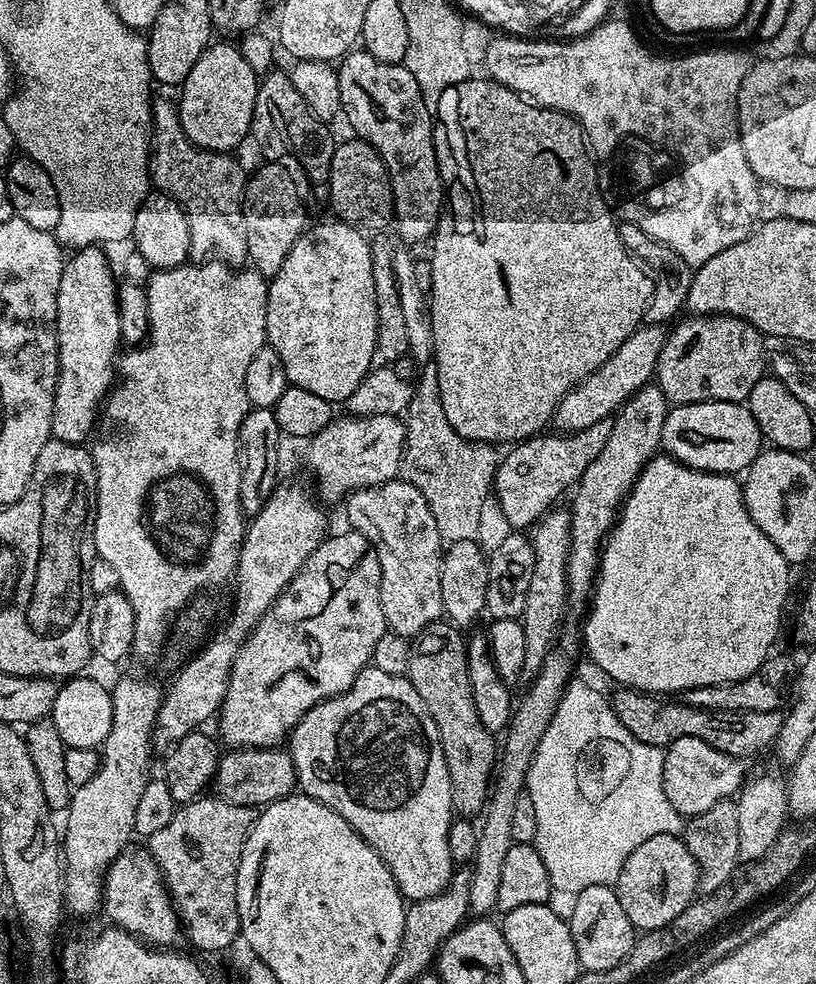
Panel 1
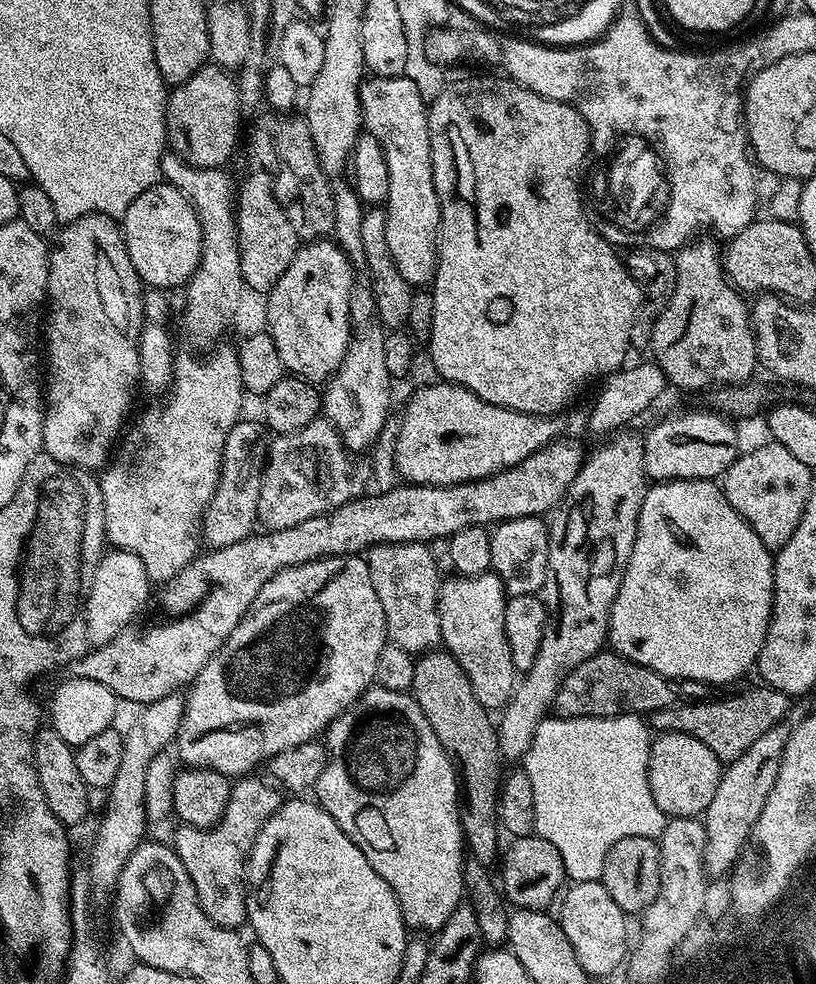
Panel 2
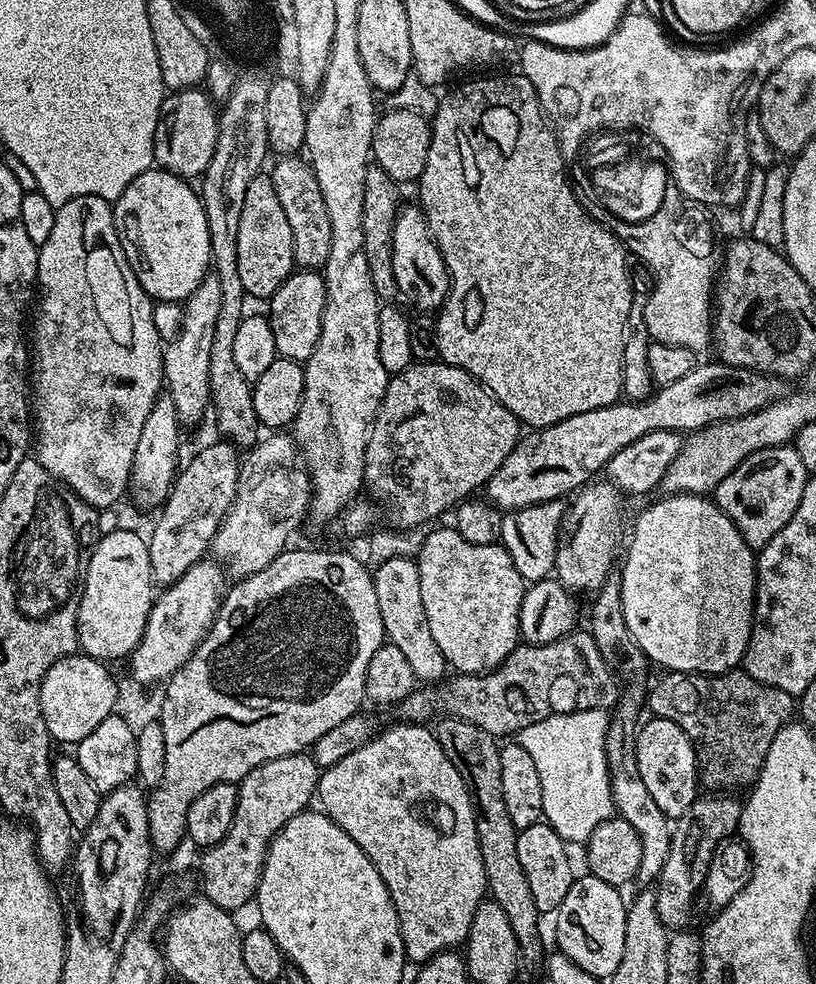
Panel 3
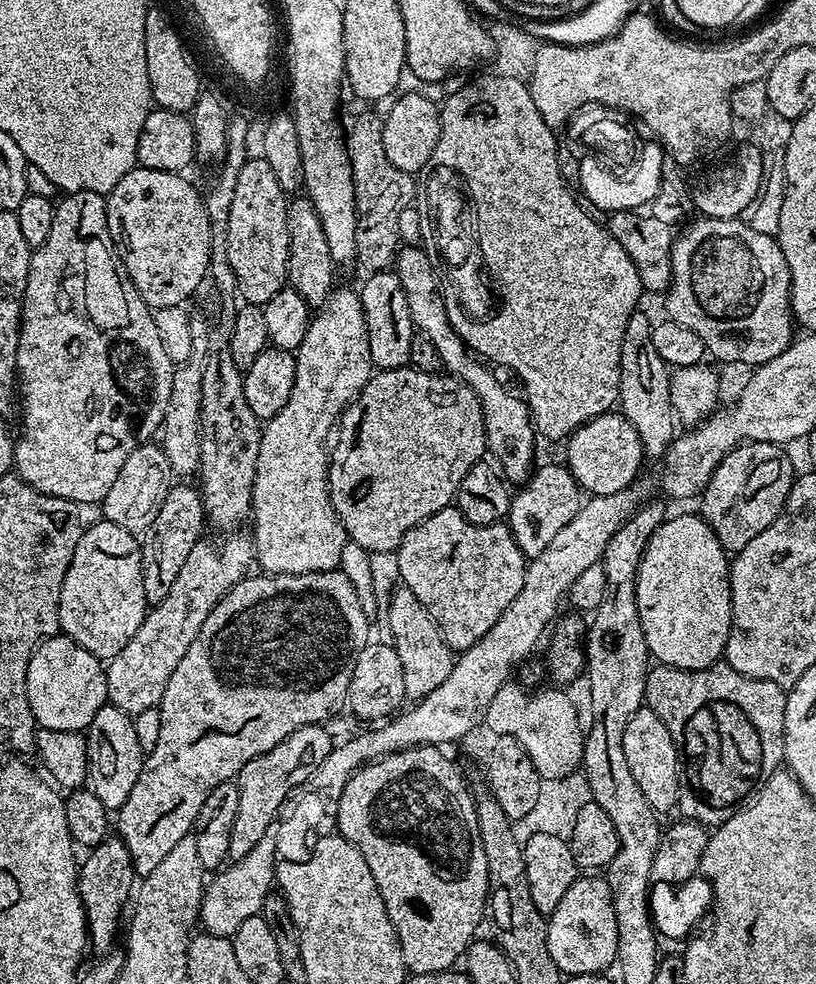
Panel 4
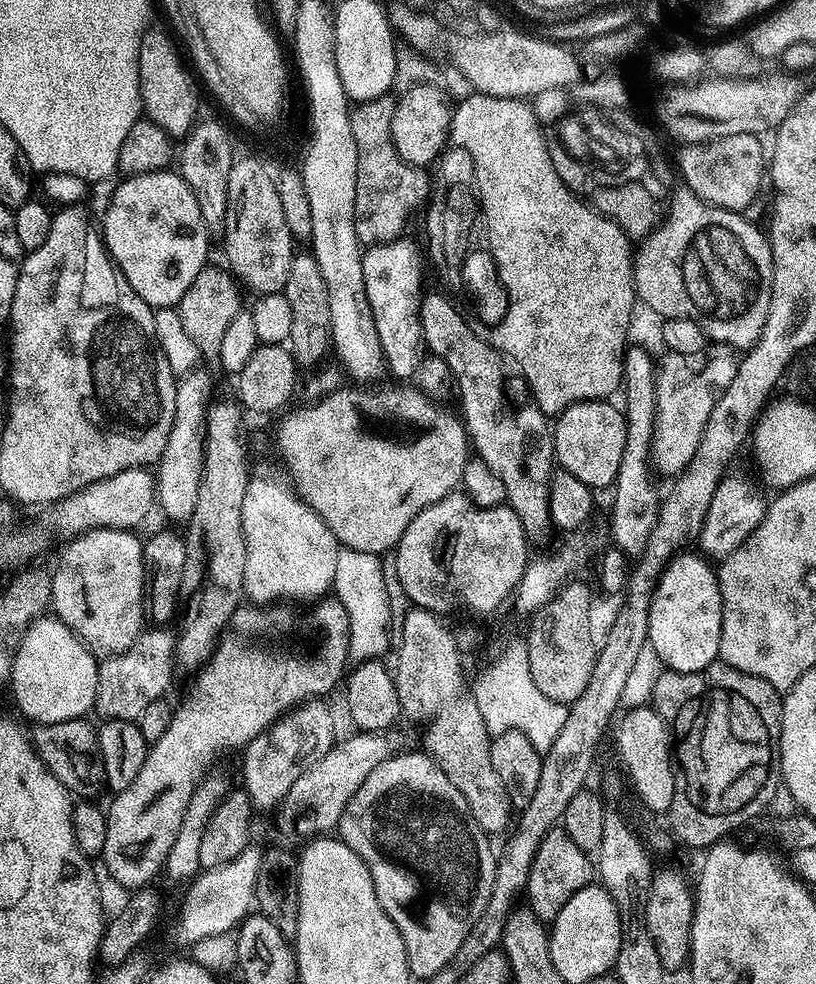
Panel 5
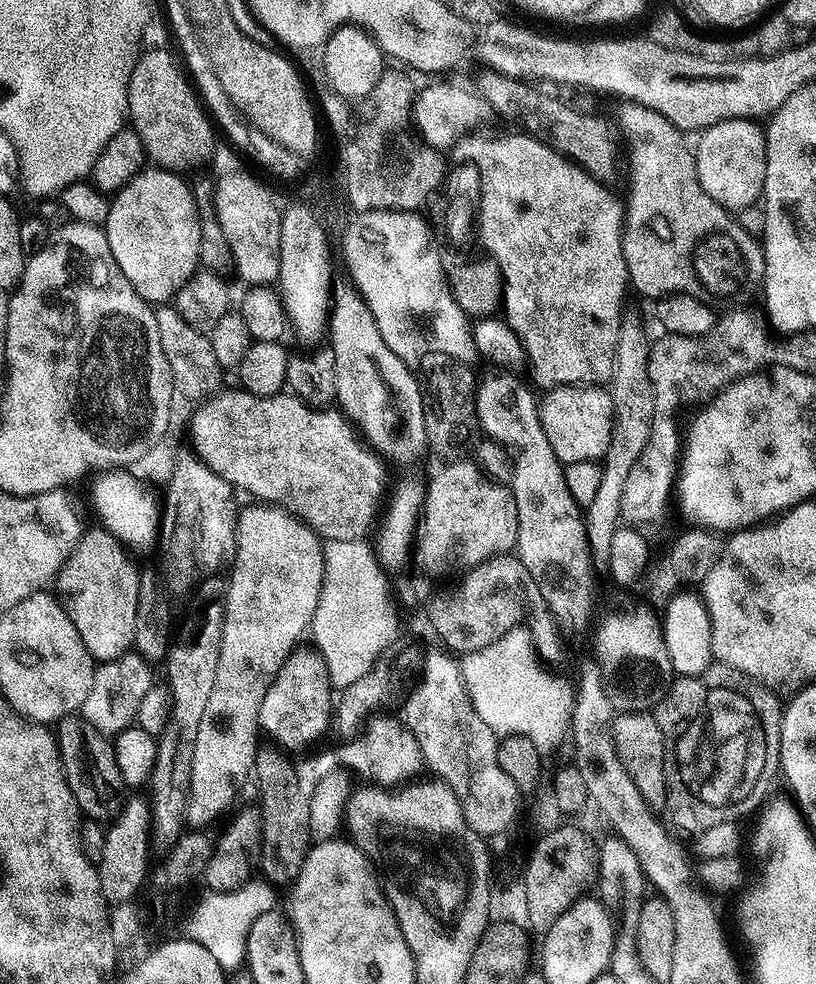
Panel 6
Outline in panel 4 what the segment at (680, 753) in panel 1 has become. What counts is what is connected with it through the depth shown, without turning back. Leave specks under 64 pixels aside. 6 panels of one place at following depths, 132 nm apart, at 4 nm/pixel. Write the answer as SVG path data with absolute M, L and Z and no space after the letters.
M642 706L626 722L626 734L622 734L622 750L626 753L626 763L634 774L634 782L638 782L646 802L658 814L665 814L677 807L682 791L682 757L676 747L674 738L670 738L670 730L666 722L653 708Z

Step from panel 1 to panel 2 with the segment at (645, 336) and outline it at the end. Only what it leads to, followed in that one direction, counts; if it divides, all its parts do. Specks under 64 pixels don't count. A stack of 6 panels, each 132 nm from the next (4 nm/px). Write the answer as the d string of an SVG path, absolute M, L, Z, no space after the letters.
M435 382L420 388L408 400L400 428L395 429L394 457L399 479L410 484L430 486L450 486L469 484L472 480L485 480L495 472L504 472L518 462L530 458L551 440L561 439L564 424L559 415L532 416L529 412L516 412L513 408L503 408L487 404L478 394L457 384Z

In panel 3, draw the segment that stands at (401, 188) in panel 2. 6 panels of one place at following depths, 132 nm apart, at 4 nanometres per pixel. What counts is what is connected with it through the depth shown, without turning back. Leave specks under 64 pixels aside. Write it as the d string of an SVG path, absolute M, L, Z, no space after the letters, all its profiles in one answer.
M419 206L401 207L394 222L392 235L392 261L394 262L394 278L396 291L401 297L405 296L412 304L417 304L417 309L439 309L445 303L444 299L450 296L450 277L448 267L444 265L444 256L440 253L428 219L424 217L424 209Z

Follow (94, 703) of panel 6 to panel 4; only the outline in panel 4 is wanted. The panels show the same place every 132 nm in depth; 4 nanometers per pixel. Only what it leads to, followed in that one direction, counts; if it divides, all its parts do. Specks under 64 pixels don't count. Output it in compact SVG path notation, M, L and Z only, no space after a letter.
M232 534L227 537L225 544L207 544L207 539L200 539L190 550L186 562L182 562L182 570L178 570L178 578L164 593L162 602L151 605L147 616L144 617L142 626L138 626L138 634L118 650L113 660L106 664L106 690L108 691L107 703L113 704L118 710L127 712L134 717L142 710L150 710L159 705L162 694L166 690L166 682L170 682L170 674L178 670L178 662L186 658L186 650L190 650L190 642L198 638L198 630L202 630L202 622L212 613L212 608L222 597L227 594L236 583L249 575L254 564L254 544L251 539Z

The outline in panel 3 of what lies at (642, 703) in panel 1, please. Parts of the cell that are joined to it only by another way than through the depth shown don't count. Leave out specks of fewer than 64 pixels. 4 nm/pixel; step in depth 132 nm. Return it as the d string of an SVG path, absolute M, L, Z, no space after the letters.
M743 670L715 674L665 671L663 675L653 686L648 704L646 700L647 711L649 708L653 717L661 716L670 722L678 722L678 726L686 730L686 734L696 745L696 763L700 765L701 785L708 790L747 789L760 773L766 750L770 750L770 742L774 742L774 734L778 734L778 730L782 730L782 726L793 719L793 696L786 694L786 690L758 682L758 678L750 678L750 674Z

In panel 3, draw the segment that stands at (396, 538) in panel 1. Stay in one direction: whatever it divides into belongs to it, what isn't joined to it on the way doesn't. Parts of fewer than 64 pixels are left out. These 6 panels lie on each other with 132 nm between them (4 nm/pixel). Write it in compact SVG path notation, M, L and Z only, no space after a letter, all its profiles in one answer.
M406 556L382 562L374 568L372 581L374 594L378 594L378 614L382 614L387 643L402 650L417 681L439 681L443 677L440 675L446 672L446 665L442 650L438 650L438 642L434 642L434 634L430 634L430 622L426 618L426 606L422 606L422 586L418 586L418 566L415 559Z

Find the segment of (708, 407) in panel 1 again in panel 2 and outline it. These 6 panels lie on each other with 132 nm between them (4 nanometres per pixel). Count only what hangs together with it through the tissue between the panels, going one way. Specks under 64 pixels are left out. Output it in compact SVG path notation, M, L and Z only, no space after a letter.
M716 410L684 412L653 426L644 436L644 472L649 481L716 480L741 455L740 436L727 415Z

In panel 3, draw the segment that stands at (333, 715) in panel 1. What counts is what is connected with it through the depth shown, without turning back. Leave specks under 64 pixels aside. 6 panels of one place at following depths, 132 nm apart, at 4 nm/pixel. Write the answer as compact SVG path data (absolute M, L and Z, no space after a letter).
M407 722L395 723L390 725L385 732L383 729L379 734L373 736L366 742L366 746L354 750L354 754L346 754L346 758L342 758L342 762L323 769L320 773L320 782L316 785L316 796L318 804L320 800L319 807L324 815L330 817L342 830L346 830L346 834L350 834L350 838L354 838L354 842L367 854L370 862L374 862L382 882L386 882L386 886L390 890L390 898L394 902L394 910L398 914L405 957L409 961L427 962L437 956L439 952L459 949L467 941L468 931L474 922L474 914L488 892L488 883L486 882L486 870L482 866L482 850L478 850L476 810L472 806L472 799L468 796L468 791L458 770L454 770L454 762L450 762L450 758L446 758L442 746L436 741L435 731L431 727Z

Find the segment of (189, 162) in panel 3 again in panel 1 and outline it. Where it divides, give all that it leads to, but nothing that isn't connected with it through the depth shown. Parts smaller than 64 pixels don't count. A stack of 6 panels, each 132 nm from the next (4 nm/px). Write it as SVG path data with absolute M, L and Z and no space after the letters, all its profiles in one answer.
M209 43L198 62L194 62L194 70L186 74L179 89L178 107L182 130L186 130L186 138L190 138L190 142L211 152L231 153L236 150L232 148L249 139L252 131L258 73L250 70L250 62L242 58L235 43L216 43Z

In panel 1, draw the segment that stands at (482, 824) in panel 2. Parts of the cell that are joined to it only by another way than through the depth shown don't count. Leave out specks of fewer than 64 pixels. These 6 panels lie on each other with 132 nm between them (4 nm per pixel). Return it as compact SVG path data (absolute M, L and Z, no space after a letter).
M447 619L435 620L410 640L408 681L418 690L418 698L426 706L430 718L438 726L442 754L450 774L452 807L460 818L476 818L485 811L498 768L498 740L493 732L482 726L470 694L468 646L461 629Z

